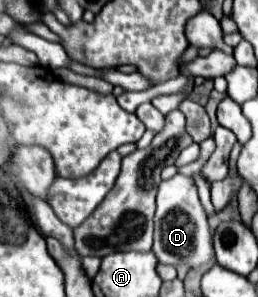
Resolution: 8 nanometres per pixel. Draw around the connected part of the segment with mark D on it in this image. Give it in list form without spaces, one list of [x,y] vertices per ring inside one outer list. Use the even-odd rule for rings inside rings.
[[[177,173],[175,177],[159,185],[157,213],[155,213],[155,243],[151,251],[155,253],[155,257],[159,257],[159,263],[163,265],[177,267],[183,263],[189,269],[201,267],[215,257],[207,215],[203,213],[203,205],[199,201],[199,195],[191,177]]]

